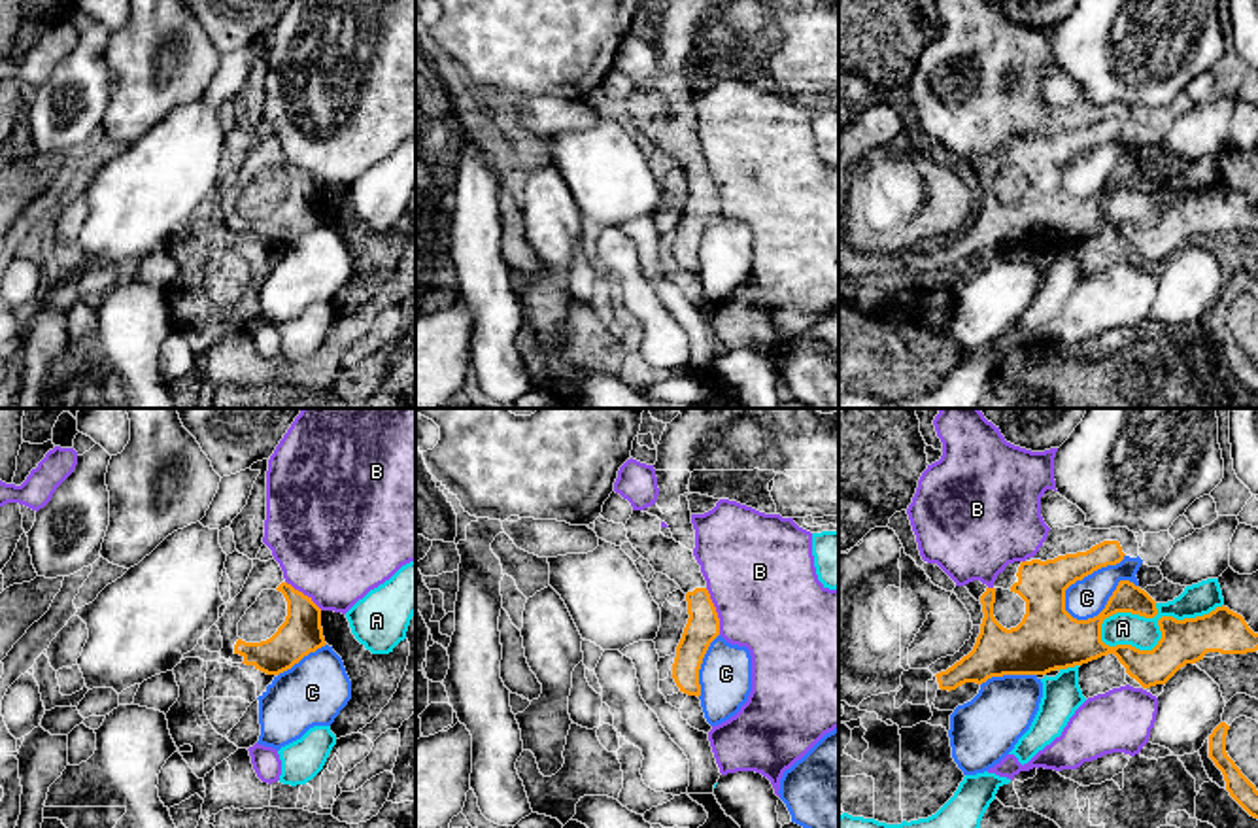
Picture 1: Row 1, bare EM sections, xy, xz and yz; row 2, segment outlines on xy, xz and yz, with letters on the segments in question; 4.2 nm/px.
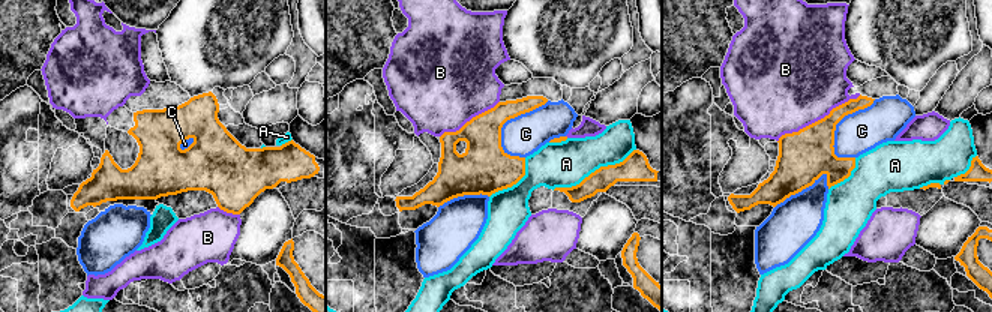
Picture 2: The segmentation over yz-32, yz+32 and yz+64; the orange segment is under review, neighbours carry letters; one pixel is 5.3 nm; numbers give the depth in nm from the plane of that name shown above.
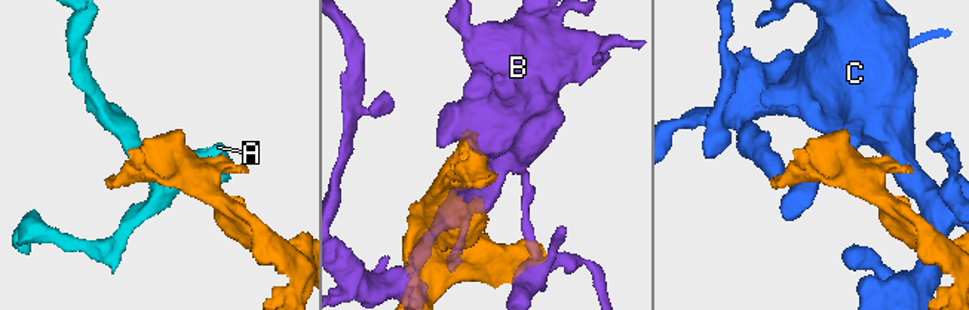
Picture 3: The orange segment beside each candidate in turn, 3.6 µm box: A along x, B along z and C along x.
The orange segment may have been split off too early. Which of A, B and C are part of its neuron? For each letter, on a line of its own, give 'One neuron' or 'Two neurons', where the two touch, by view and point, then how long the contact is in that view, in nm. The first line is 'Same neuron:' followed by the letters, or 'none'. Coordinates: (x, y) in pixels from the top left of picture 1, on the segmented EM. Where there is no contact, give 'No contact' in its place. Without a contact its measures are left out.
Same neuron: none
A: Two neurons. Touches orange at yz (1160, 628). Shared border 550 nm
B: Two neurons. Touches orange at xz (714, 611). Shared border 220 nm
C: Two neurons. Touches orange at yz (1081, 579). Shared border 360 nm

